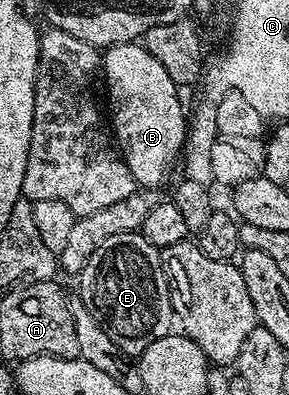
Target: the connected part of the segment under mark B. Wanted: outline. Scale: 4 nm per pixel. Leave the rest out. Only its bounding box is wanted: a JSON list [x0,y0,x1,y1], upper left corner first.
[102,42,186,190]

